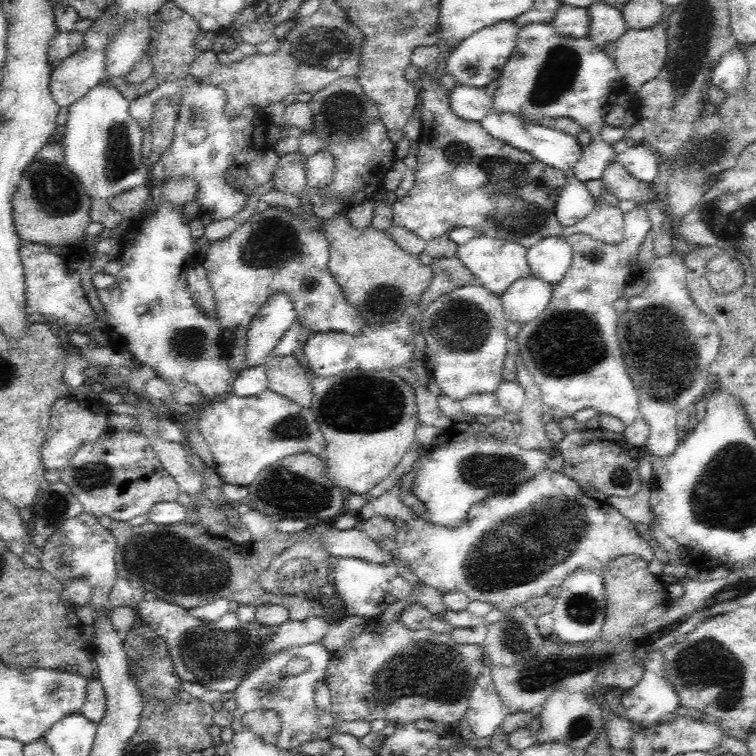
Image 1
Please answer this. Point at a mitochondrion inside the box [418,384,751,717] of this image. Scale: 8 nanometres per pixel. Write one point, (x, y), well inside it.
(706, 665)

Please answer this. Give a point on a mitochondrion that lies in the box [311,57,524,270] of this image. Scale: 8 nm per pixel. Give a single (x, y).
(344, 114)

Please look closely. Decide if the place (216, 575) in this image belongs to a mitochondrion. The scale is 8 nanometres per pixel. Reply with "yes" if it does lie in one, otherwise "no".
yes

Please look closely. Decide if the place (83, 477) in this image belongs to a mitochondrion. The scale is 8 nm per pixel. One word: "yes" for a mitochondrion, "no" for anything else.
yes

